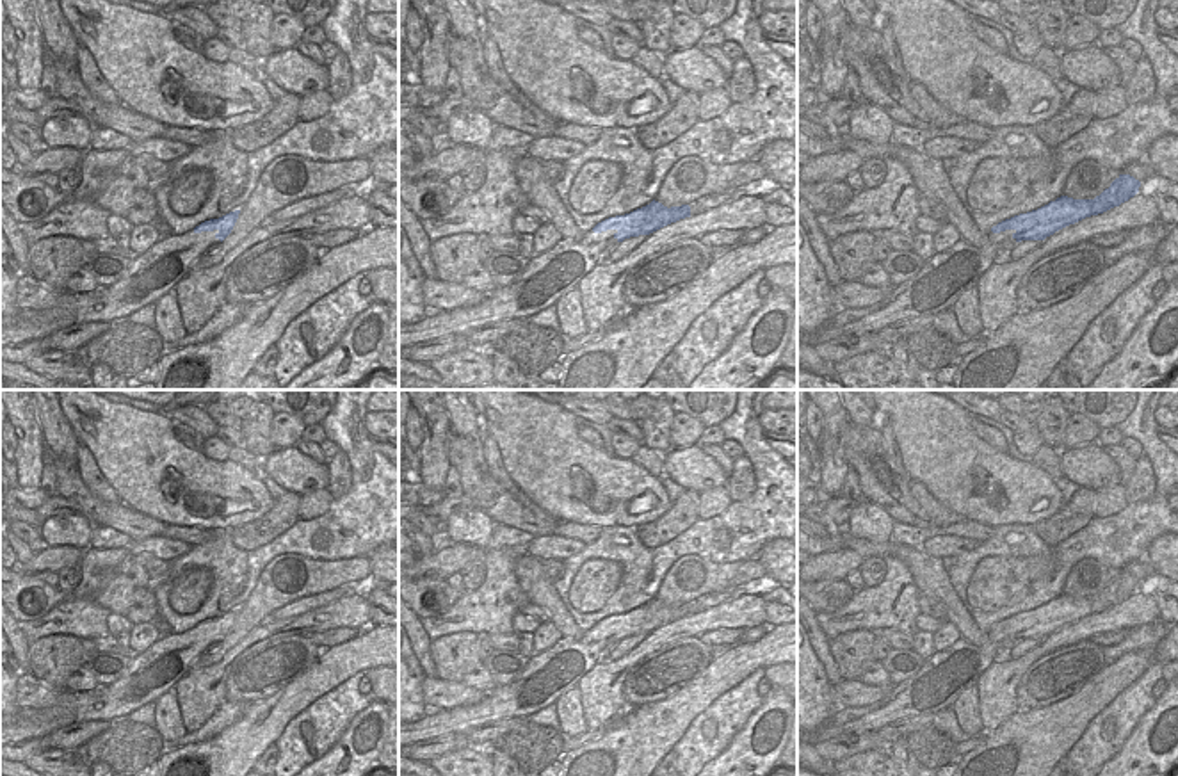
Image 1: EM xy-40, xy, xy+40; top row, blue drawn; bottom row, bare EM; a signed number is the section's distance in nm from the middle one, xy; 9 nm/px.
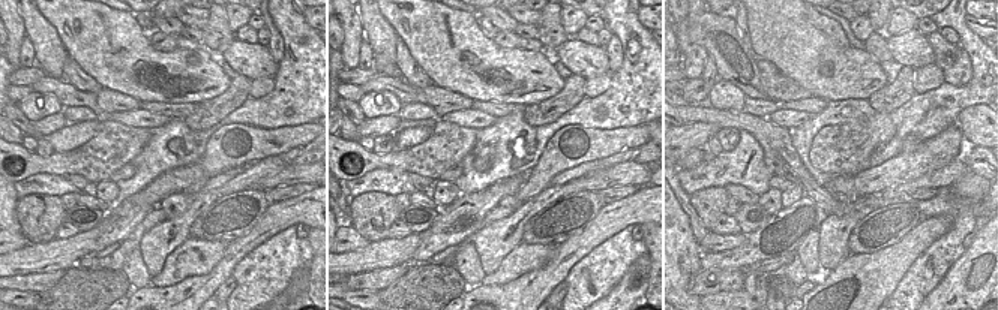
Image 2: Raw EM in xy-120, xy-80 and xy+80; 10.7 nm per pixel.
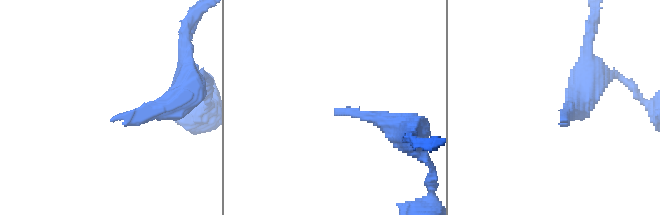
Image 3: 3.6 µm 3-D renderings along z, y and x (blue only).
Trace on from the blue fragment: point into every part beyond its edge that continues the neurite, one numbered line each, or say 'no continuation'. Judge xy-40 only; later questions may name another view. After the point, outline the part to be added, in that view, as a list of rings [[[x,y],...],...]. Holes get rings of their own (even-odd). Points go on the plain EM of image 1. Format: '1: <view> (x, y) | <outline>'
1: xy-40 (152, 673) | [[[219,628],[160,635],[146,651],[130,659],[125,673],[110,685],[91,710],[82,715],[55,717],[50,721],[21,719],[0,724],[0,746],[28,739],[41,739],[73,723],[110,721],[126,717],[146,703],[157,701],[190,669],[196,659],[221,643]]]

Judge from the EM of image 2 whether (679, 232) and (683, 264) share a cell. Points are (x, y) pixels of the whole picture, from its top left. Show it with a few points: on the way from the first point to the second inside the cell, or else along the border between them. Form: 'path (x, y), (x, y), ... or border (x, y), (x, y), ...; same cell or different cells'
path (679, 240), (679, 256); same cell

